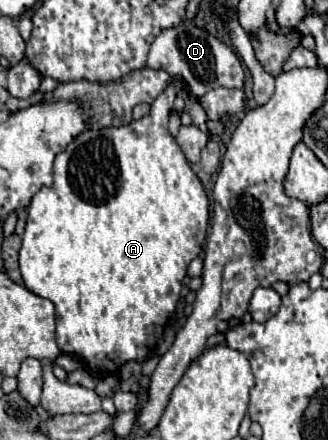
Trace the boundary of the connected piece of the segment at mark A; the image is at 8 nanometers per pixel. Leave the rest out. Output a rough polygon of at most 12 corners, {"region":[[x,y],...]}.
{"region":[[88,128],[28,206],[24,286],[98,376],[144,362],[210,202],[168,132]]}

